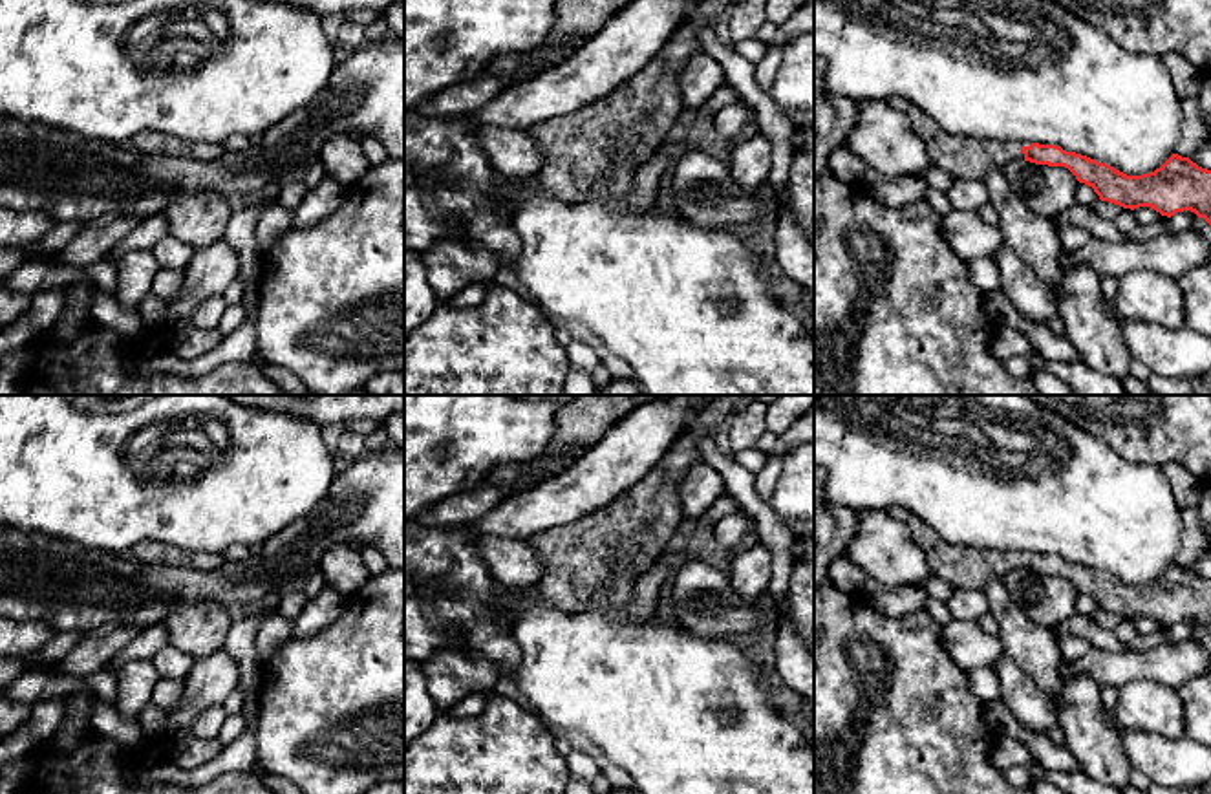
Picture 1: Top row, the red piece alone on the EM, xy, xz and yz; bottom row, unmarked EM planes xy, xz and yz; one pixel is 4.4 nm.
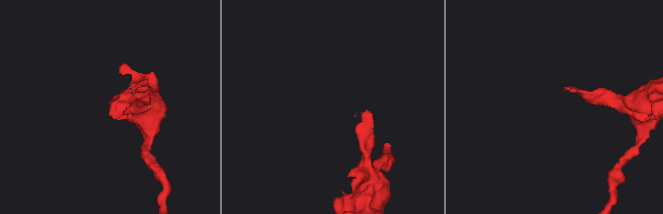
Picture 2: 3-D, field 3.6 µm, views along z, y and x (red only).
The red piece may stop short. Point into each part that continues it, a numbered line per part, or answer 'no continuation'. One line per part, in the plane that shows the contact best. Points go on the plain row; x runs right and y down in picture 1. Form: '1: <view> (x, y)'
1: yz (968, 568)

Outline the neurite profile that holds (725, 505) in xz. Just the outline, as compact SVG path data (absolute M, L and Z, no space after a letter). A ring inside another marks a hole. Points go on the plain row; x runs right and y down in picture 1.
M723 494L712 505L712 509L704 514L704 518L708 518L712 521L719 521L721 518L726 518L726 516L735 514L735 512L741 512L739 503L730 494Z

